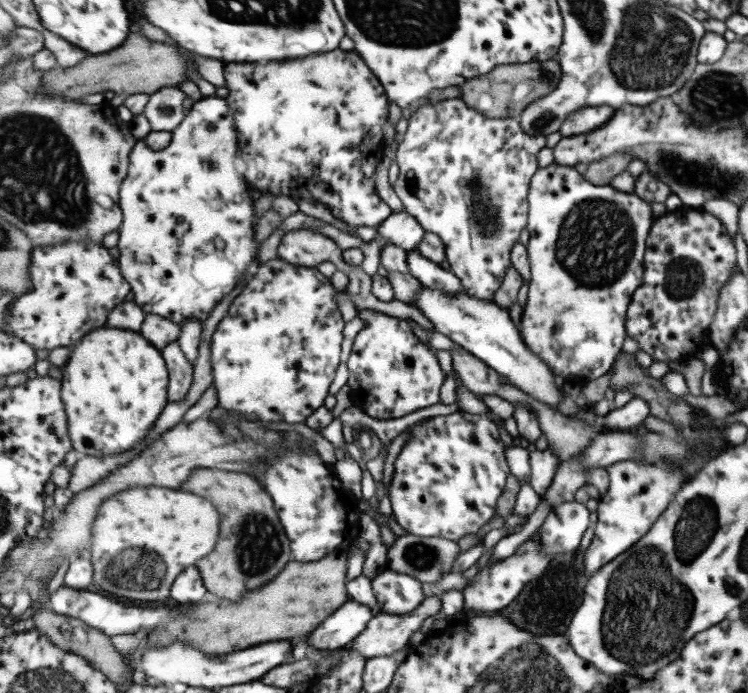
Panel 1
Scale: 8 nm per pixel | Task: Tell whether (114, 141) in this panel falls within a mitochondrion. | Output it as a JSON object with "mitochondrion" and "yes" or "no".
{"mitochondrion":"no"}

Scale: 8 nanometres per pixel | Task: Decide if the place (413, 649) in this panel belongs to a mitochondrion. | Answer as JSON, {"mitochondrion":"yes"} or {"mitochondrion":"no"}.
{"mitochondrion":"no"}

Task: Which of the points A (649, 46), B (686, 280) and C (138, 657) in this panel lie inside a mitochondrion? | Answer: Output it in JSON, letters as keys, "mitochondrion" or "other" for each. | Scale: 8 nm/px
{"A":"mitochondrion","B":"mitochondrion","C":"other"}

